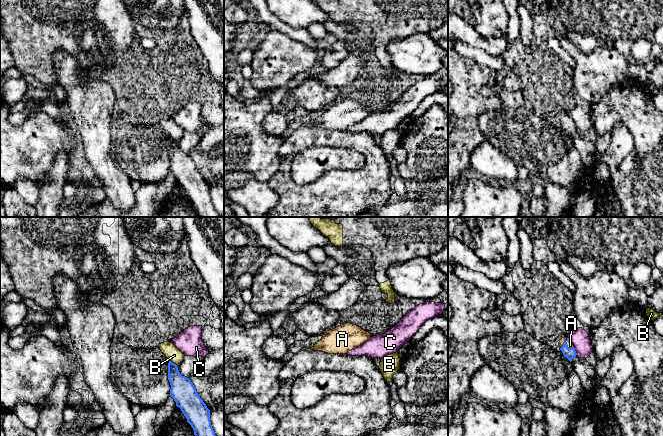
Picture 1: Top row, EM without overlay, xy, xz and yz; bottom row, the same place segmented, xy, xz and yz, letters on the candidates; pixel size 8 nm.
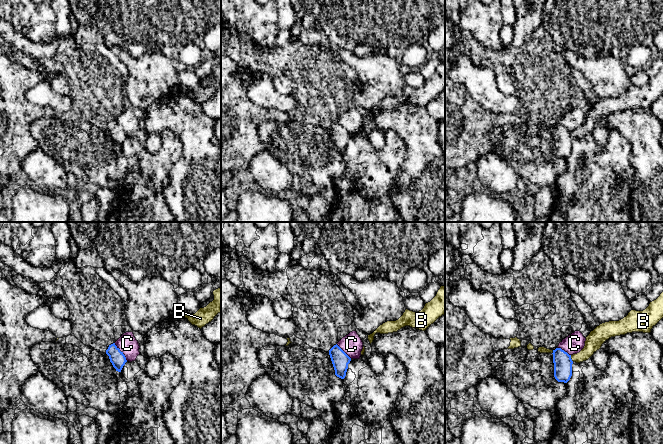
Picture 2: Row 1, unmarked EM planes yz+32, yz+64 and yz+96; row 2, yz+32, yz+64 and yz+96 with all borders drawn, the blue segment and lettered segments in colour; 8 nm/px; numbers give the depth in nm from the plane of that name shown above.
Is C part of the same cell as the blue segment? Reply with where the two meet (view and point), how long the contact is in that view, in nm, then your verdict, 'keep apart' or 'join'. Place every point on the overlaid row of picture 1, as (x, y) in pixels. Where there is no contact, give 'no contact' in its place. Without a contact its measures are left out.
contact yz (575, 351); length 70 nm; keep apart

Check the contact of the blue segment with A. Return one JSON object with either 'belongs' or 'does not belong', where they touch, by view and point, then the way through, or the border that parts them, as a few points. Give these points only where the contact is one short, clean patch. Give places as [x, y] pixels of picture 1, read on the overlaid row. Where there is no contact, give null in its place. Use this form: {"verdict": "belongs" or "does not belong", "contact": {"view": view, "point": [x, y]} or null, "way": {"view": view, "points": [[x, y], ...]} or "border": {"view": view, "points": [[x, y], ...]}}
{"verdict": "belongs", "contact": {"view": "yz", "point": [566, 343]}}

